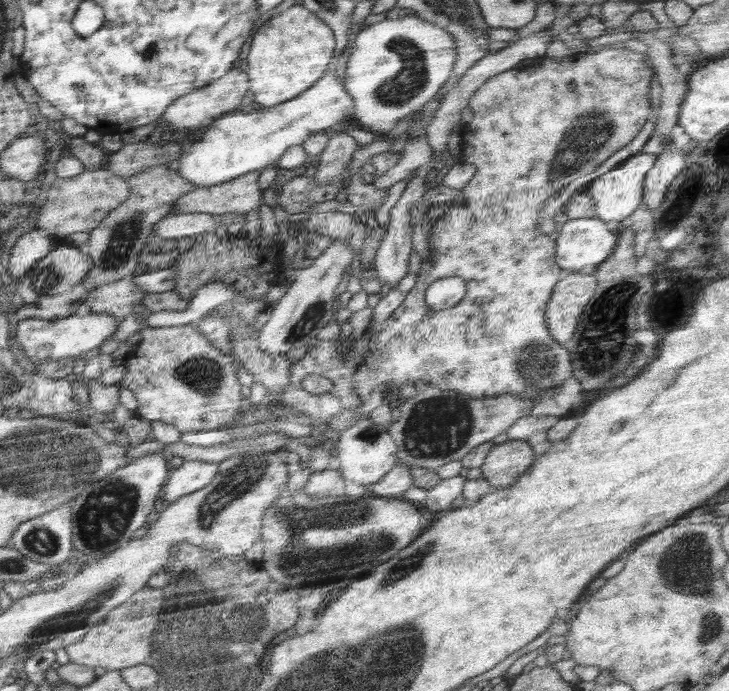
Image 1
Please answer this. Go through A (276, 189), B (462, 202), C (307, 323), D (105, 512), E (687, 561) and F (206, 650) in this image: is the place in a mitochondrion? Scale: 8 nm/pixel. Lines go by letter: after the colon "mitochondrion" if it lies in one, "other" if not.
A: other
B: other
C: mitochondrion
D: mitochondrion
E: mitochondrion
F: mitochondrion

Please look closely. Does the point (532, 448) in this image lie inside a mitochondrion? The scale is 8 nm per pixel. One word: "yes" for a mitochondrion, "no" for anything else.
no

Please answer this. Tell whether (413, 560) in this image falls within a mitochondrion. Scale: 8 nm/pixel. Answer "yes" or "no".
yes

